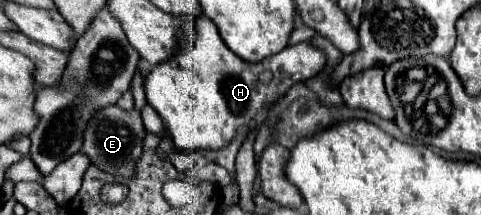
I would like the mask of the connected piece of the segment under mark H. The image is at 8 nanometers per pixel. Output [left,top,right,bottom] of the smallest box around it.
[144,16,326,152]

